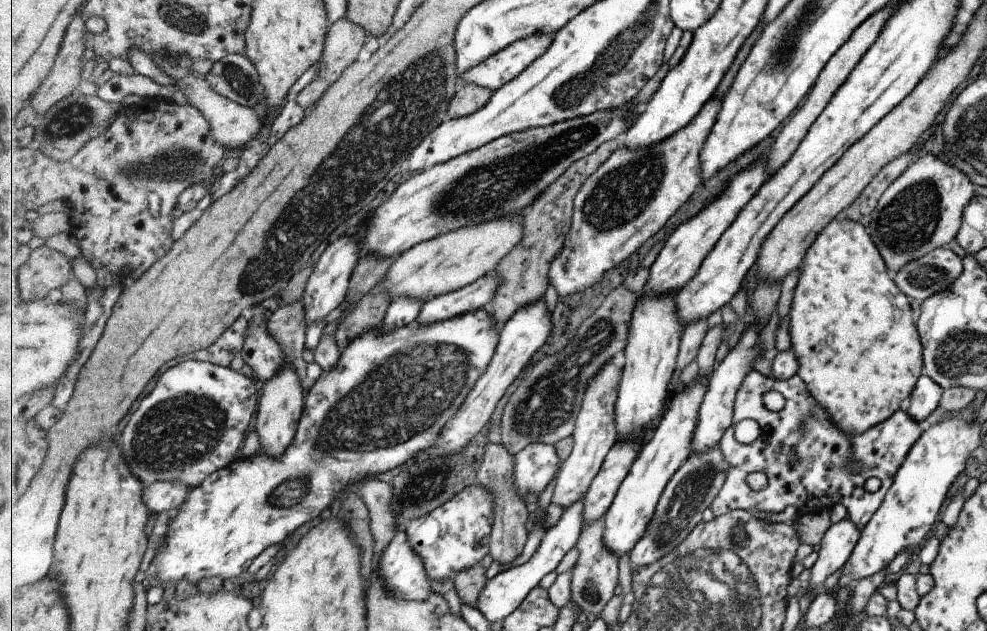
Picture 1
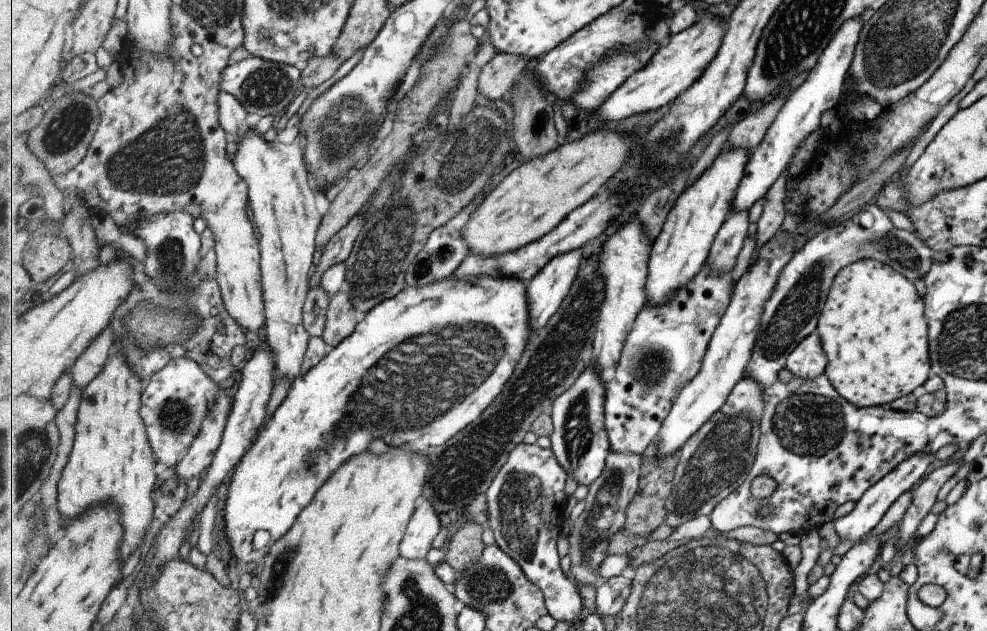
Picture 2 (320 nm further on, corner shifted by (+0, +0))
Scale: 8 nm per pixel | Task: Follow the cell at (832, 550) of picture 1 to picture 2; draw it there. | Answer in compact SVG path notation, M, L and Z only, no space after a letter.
M924 450L917 451L916 453L911 454L907 458L899 461L899 464L890 470L883 478L880 478L873 486L870 486L865 492L861 495L861 498L858 498L855 503L853 510L842 516L833 520L833 528L836 534L839 536L840 541L844 540L860 540L860 538L869 532L879 519L882 514L885 514L885 511L893 501L903 492L909 491L909 488L921 480L925 468L929 466L929 463L933 460L932 456Z

